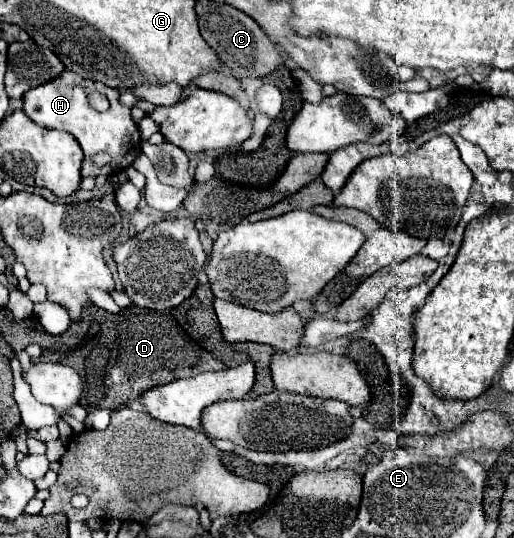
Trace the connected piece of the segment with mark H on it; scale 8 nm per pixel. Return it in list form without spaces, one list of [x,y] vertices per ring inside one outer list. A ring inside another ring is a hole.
[[[65,69],[57,79],[47,81],[39,87],[33,87],[29,93],[25,93],[23,97],[23,111],[29,115],[29,119],[33,119],[37,125],[45,127],[45,129],[63,129],[67,133],[71,133],[83,153],[85,153],[85,161],[81,167],[81,175],[113,175],[125,167],[129,167],[135,157],[141,155],[141,135],[139,135],[139,127],[137,123],[131,119],[131,109],[119,103],[119,91],[113,87],[107,87],[99,81],[91,81],[91,79],[83,79],[77,73]],[[91,91],[101,91],[107,95],[111,107],[103,113],[95,111],[89,107],[87,103],[87,95]],[[97,153],[109,153],[111,155],[111,163],[97,167],[93,163],[93,155]]]

